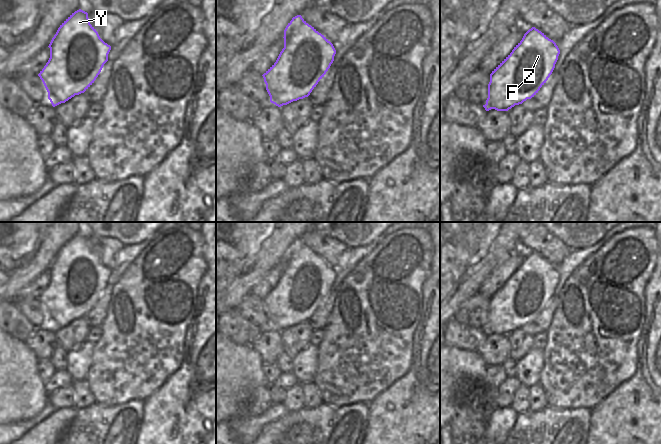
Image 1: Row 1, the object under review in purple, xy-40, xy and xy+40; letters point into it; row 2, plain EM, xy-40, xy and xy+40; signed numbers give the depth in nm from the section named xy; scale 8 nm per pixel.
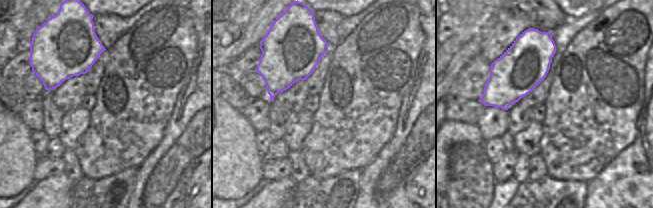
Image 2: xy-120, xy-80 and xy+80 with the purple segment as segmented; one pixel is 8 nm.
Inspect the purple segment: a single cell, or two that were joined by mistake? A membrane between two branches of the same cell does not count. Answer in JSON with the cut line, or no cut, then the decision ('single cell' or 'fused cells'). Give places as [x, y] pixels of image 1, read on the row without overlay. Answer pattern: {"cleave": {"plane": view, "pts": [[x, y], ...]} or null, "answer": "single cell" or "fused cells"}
{"cleave": null, "answer": "single cell"}

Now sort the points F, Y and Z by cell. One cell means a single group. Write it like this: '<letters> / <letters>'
F Y Z

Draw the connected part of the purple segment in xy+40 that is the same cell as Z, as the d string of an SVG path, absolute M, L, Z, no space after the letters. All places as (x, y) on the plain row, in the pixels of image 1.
M532 251L512 276L492 295L486 335L508 335L534 321L552 298L560 274L544 257Z

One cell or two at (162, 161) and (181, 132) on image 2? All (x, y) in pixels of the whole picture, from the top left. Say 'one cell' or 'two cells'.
one cell

